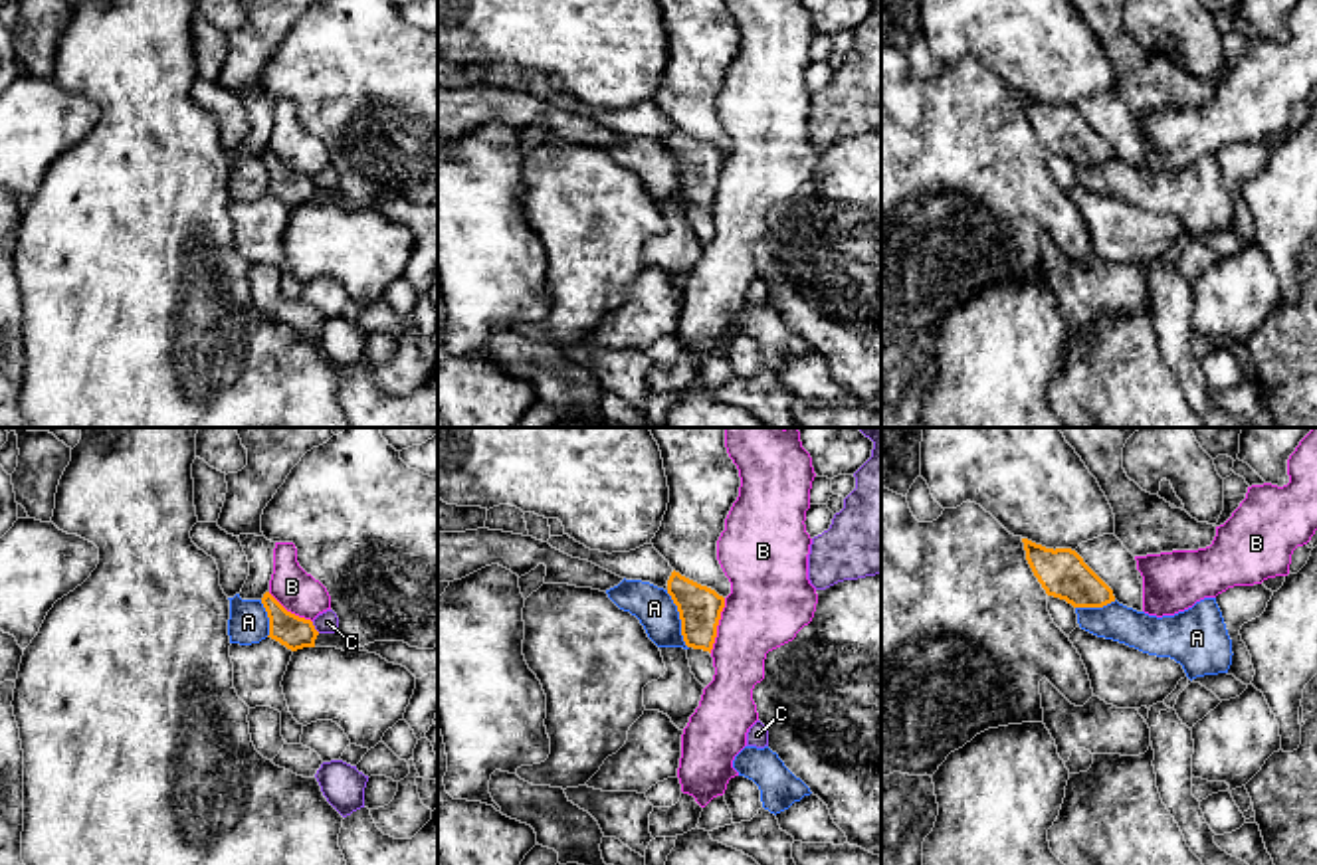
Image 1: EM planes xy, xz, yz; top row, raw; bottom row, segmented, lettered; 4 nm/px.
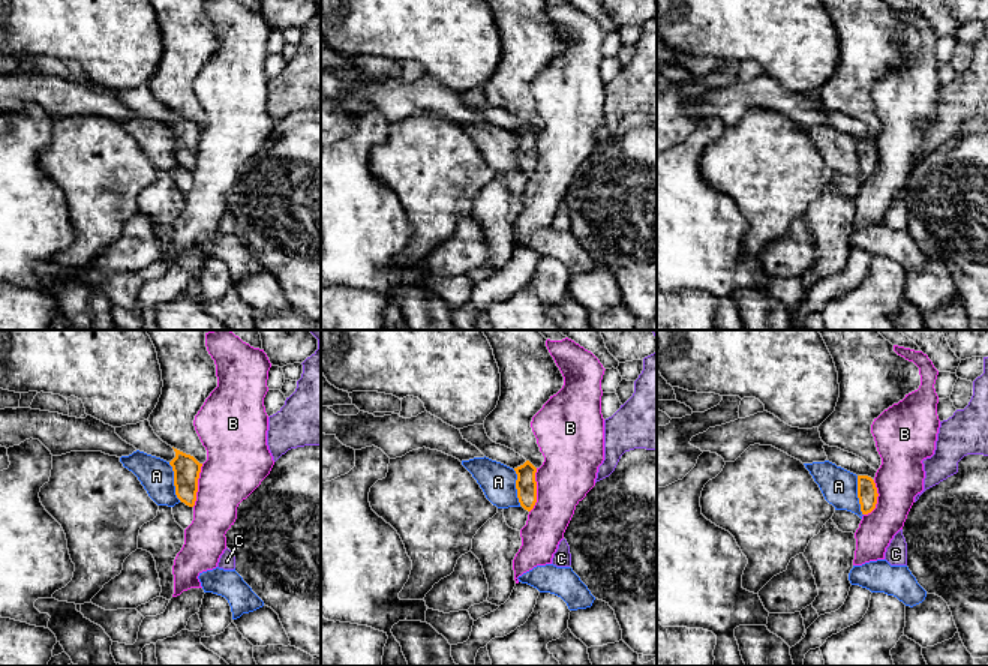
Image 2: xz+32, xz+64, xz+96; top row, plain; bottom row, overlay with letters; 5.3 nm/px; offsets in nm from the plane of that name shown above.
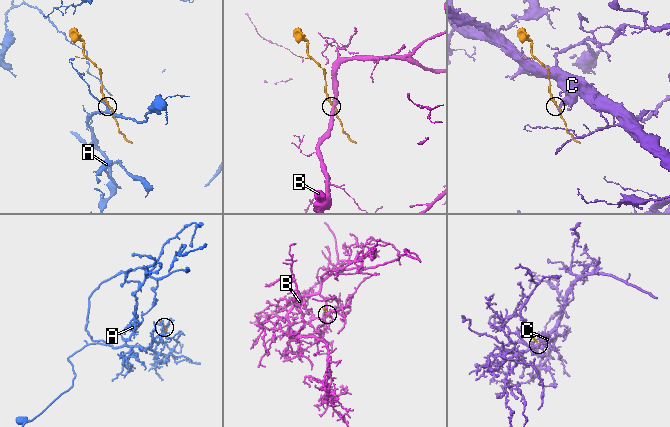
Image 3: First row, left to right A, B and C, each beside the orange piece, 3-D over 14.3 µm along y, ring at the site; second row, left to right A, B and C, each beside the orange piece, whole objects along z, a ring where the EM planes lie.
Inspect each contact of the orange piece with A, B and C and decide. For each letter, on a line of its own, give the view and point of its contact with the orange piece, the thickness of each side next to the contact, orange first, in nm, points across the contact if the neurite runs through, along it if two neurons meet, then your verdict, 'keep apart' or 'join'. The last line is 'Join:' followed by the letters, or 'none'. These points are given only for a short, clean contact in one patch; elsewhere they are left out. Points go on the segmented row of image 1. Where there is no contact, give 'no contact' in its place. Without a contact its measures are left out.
A: meets orange in xz at (680, 618); 180 nm thick on the orange side, 160 nm on the other; keep apart
B: meets orange in xz at (717, 624); 180 nm thick on the orange side, 340 nm on the other; keep apart
C: meets orange in xy at (313, 628); 140 nm thick on the orange side, 90 nm on the other; border along xy (311, 622), (319, 632); keep apart
Join: none

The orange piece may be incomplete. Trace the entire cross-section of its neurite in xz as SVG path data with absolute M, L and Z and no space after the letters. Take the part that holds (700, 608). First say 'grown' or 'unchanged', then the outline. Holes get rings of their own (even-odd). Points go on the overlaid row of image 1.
unchanged; M675 570L667 580L667 594L677 606L685 645L711 653L725 598Z

